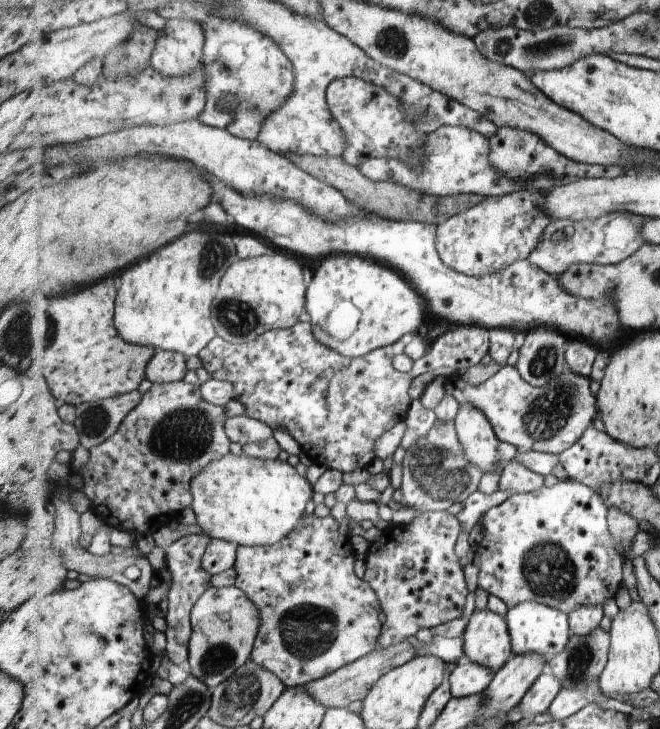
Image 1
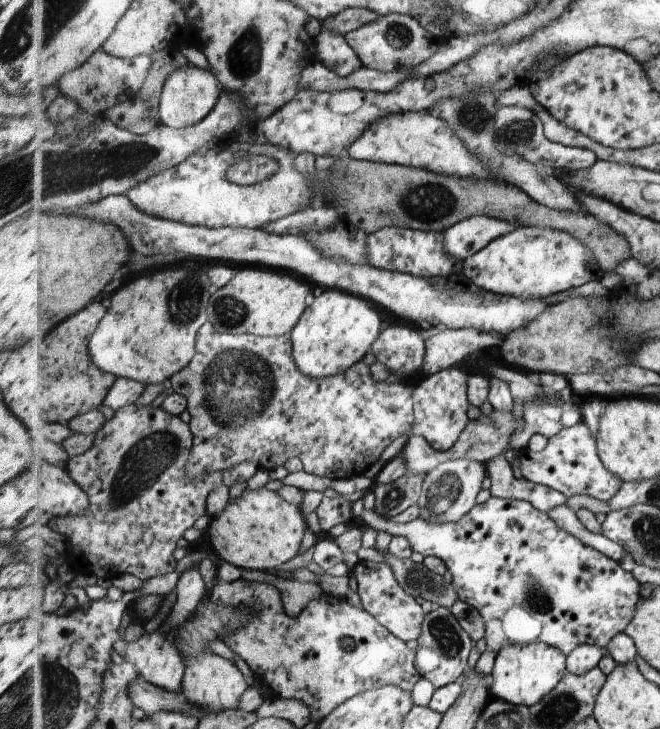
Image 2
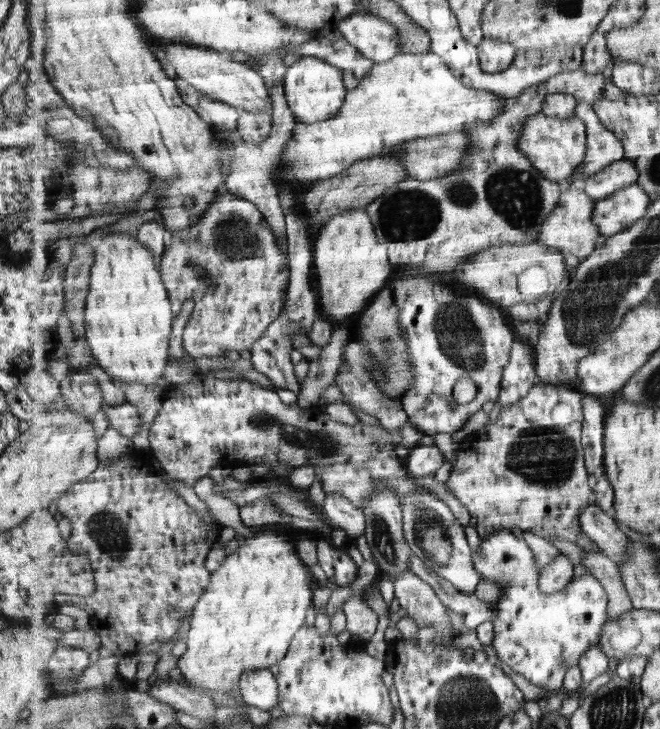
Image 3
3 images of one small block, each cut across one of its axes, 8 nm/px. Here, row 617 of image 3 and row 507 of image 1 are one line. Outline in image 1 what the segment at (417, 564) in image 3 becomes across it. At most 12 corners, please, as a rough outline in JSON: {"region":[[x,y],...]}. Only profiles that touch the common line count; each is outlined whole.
{"region":[[499,490],[493,496],[477,491],[464,500],[456,514],[462,530],[471,534],[477,522],[512,494]]}

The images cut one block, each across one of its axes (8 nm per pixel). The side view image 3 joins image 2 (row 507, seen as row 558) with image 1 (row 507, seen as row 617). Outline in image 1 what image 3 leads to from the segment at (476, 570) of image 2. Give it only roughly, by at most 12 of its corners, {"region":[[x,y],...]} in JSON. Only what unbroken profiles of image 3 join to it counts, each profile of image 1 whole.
{"region":[[596,490],[512,494],[483,519],[477,584],[568,615],[623,584]]}

